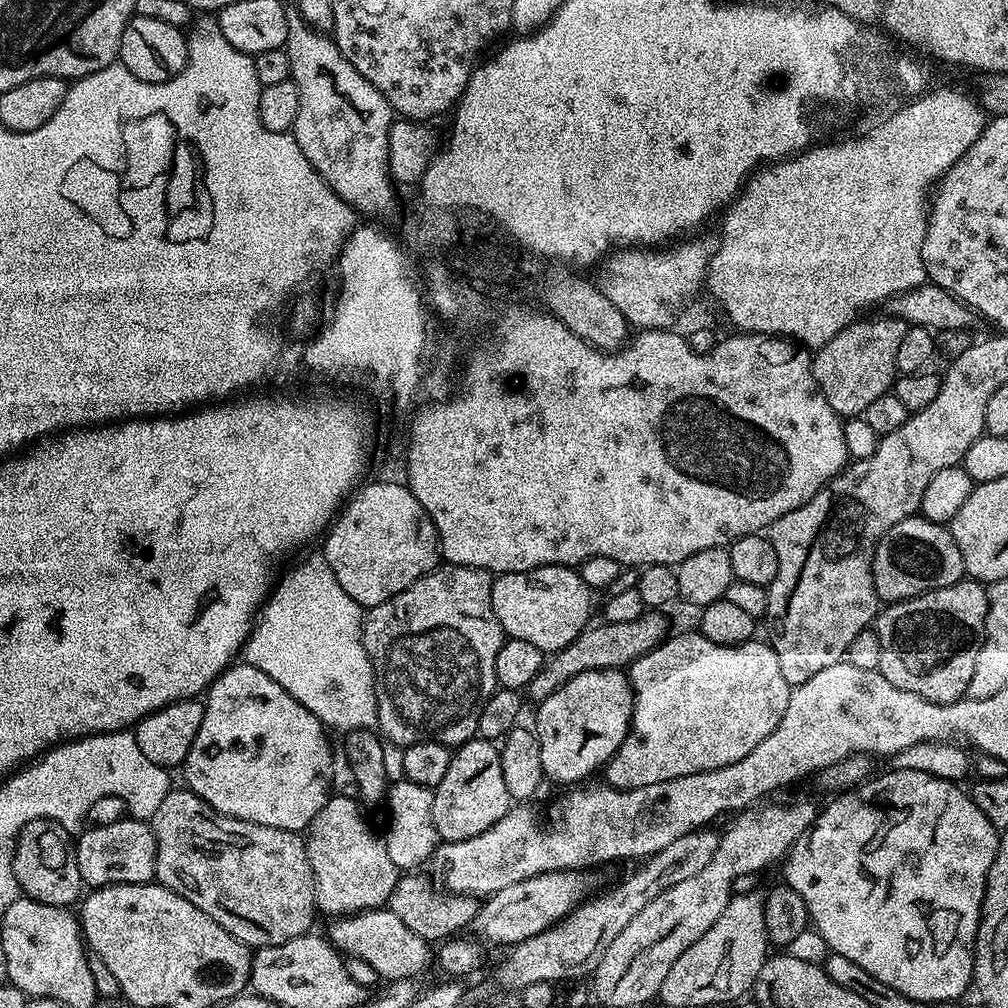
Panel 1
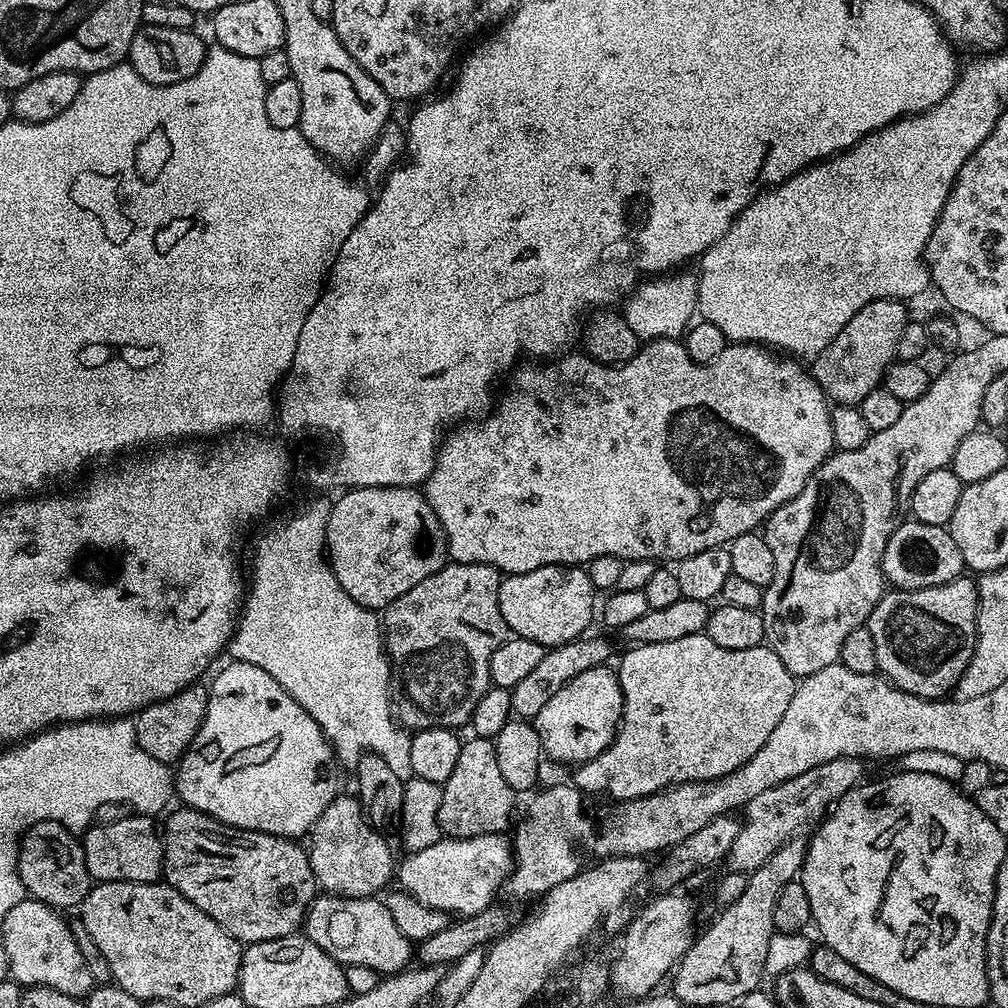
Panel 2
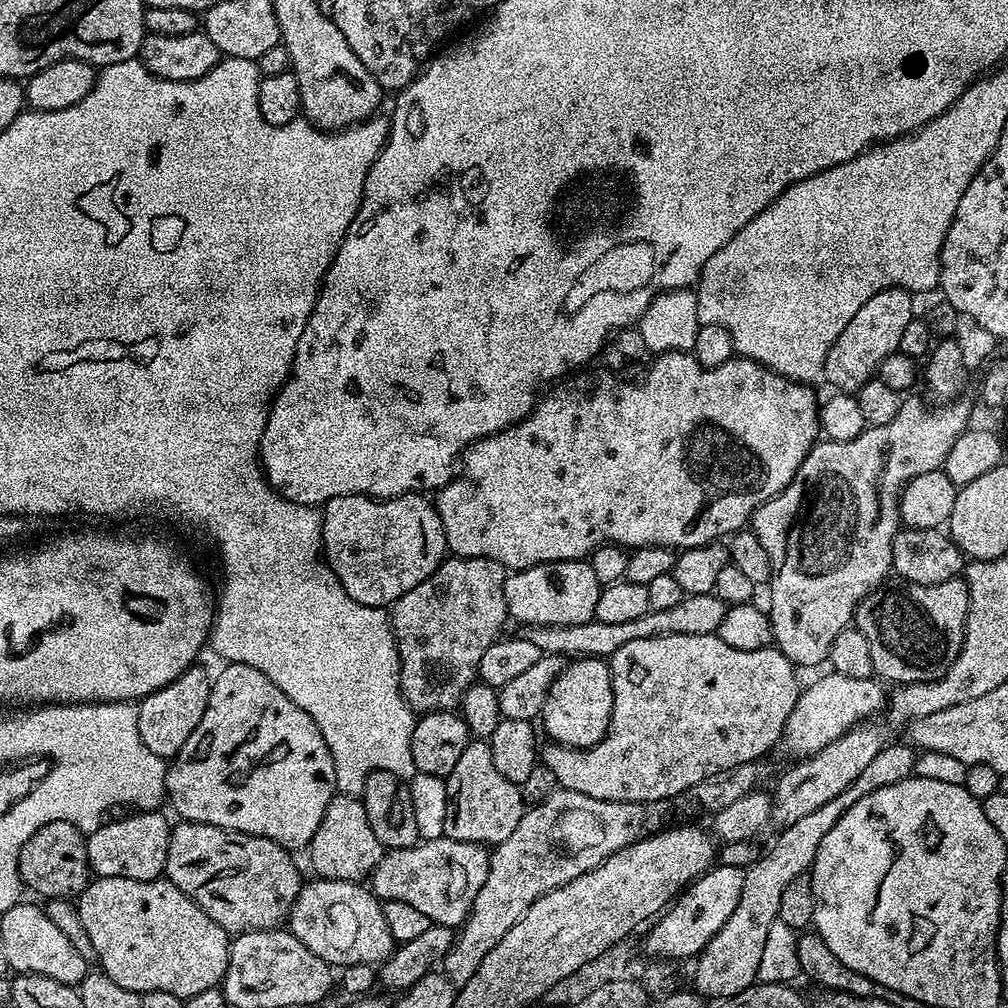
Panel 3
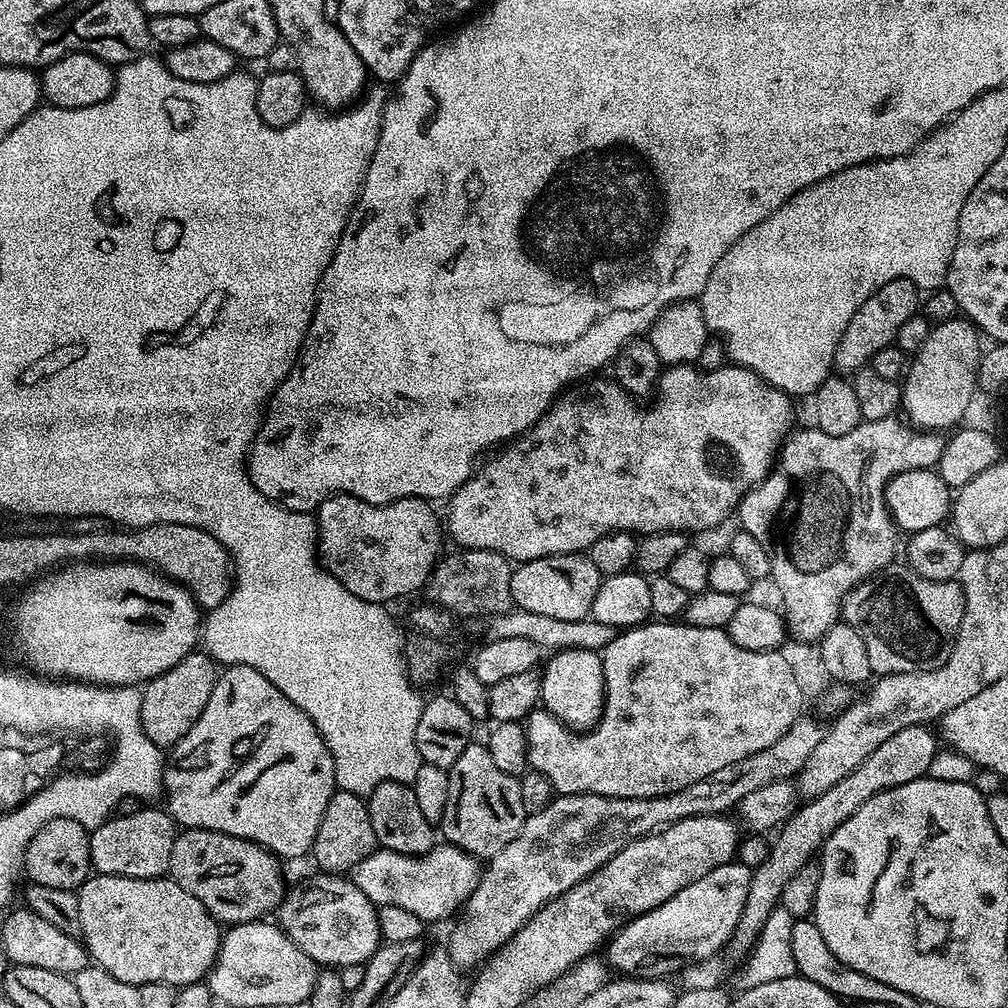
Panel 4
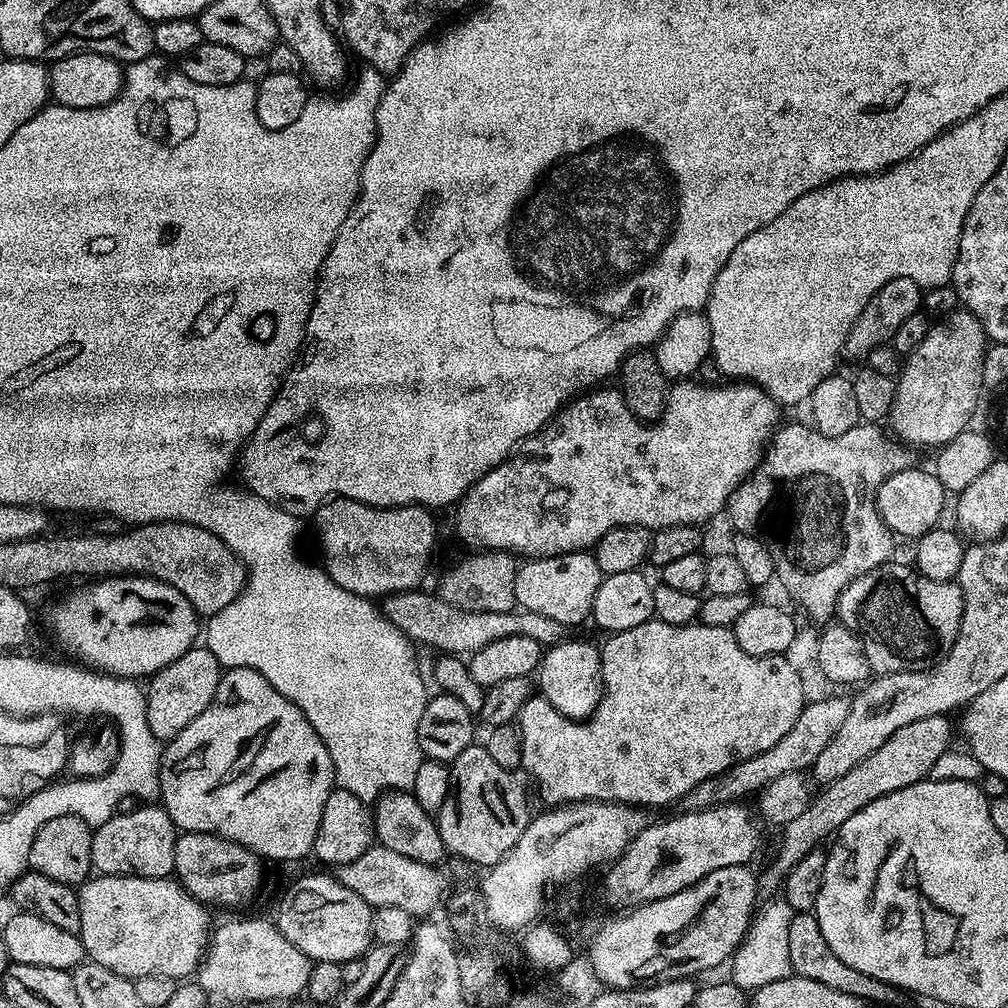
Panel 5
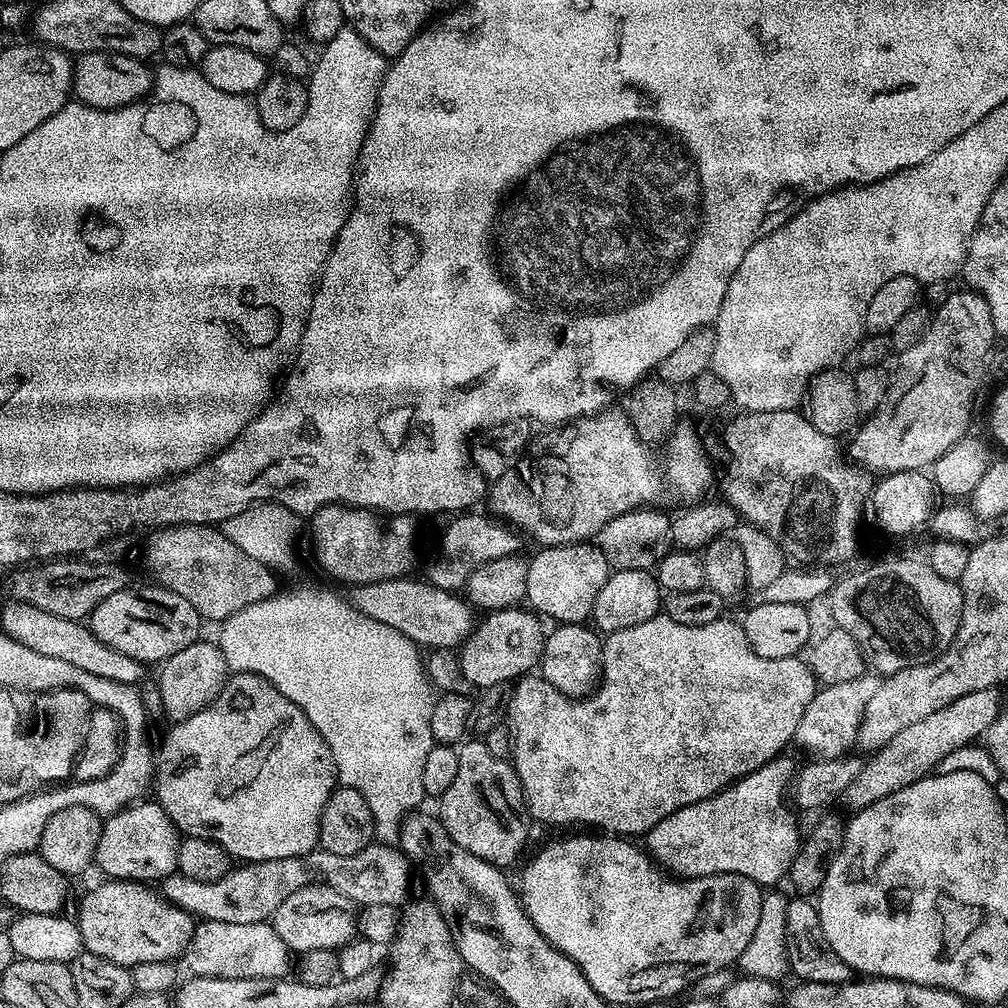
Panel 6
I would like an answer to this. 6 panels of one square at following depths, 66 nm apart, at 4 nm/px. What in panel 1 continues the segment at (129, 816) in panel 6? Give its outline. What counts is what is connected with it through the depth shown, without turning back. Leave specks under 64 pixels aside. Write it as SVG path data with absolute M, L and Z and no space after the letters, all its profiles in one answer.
M125 818L87 828L79 833L75 846L78 874L89 889L111 884L151 884L156 880L156 839L151 823Z

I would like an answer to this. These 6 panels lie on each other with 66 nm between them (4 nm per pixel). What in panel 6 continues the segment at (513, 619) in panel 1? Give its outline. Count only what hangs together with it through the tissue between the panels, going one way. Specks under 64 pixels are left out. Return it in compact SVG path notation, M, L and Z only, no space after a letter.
M592 542L579 544L553 544L539 549L533 560L527 561L526 590L529 604L541 617L556 620L560 624L583 624L592 615L594 598L610 575L606 558Z

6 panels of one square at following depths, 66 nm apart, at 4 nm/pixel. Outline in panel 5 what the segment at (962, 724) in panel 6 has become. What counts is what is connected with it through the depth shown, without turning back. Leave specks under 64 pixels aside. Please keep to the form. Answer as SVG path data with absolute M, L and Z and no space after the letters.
M948 716L921 718L919 722L910 722L902 726L902 730L894 730L874 754L862 758L858 766L854 766L846 774L836 780L829 780L819 789L818 795L811 804L794 818L794 822L783 825L780 836L780 857L768 868L768 876L779 881L787 876L788 871L802 858L816 848L823 836L839 833L842 822L858 814L862 806L870 806L874 798L882 798L886 794L894 794L894 790L902 790L902 786L910 786L919 780L927 780L930 770L934 770L934 762L942 758L953 747L952 724Z

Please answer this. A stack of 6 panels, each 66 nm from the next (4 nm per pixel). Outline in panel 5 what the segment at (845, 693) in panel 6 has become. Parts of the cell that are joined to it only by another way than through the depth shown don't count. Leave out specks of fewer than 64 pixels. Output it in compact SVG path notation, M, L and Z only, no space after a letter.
M828 696L825 700L805 703L802 714L798 714L798 722L790 726L790 730L779 742L774 742L770 750L758 754L749 760L738 762L733 768L727 768L720 776L706 778L706 782L698 782L698 786L690 794L686 794L682 801L688 810L698 808L712 808L715 804L732 804L743 801L744 796L751 792L759 793L774 778L782 778L787 772L804 772L815 765L818 754L826 750L826 746L842 730L842 722L846 722L849 697Z

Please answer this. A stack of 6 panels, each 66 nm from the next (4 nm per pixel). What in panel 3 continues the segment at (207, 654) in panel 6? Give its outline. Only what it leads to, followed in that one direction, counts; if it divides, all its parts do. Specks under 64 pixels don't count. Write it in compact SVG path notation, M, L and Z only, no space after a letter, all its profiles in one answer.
M201 666L187 668L174 682L160 688L154 694L144 697L138 704L138 734L142 734L142 742L158 758L166 762L186 746L186 738L194 734L198 722L202 722L202 714L206 714L206 702L210 702L210 690L213 677Z

